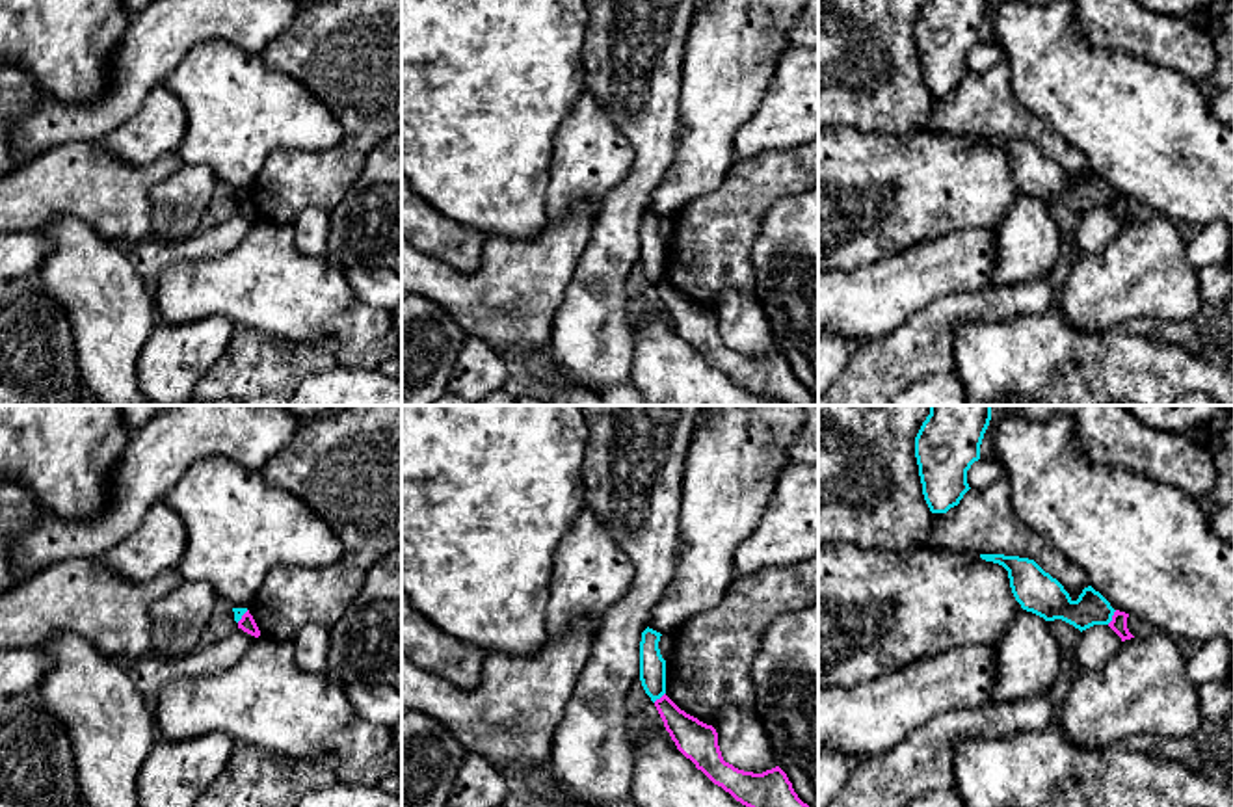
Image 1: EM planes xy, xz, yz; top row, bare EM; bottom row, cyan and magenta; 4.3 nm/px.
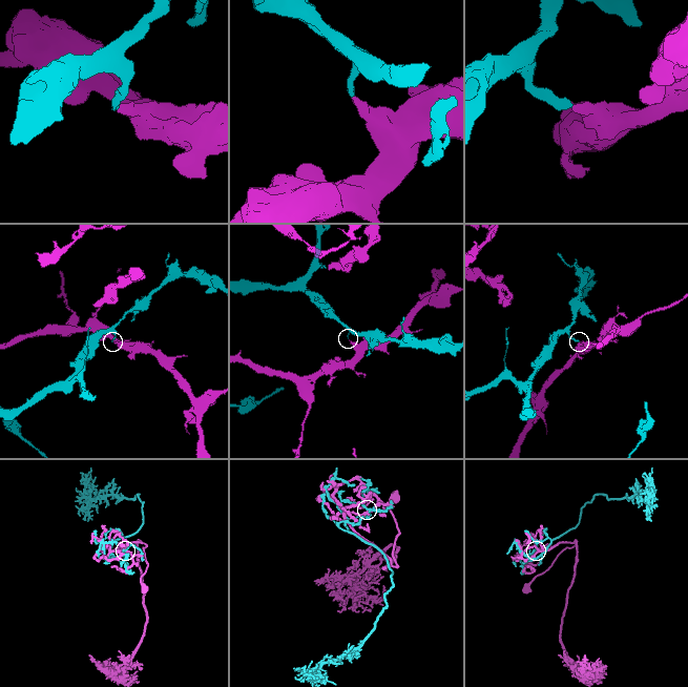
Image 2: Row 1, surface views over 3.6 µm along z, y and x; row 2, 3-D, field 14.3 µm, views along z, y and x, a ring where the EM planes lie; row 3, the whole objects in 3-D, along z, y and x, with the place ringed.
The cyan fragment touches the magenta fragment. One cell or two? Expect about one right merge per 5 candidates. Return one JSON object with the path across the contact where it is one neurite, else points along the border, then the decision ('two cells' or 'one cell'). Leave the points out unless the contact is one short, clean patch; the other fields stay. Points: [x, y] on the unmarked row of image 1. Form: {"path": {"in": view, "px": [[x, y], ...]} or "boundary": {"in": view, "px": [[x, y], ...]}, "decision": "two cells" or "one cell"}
{"boundary": {"in": "yz", "px": [[1116, 194], [1107, 207]]}, "decision": "two cells"}

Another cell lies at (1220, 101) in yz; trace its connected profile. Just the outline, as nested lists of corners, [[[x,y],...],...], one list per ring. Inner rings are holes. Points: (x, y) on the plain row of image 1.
[[[1233,86],[1216,89],[1214,93],[1207,95],[1207,99],[1214,117],[1224,125],[1233,126]]]

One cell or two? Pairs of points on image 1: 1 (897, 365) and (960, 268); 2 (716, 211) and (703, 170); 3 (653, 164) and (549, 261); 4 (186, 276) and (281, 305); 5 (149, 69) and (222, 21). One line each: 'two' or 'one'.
1: two
2: two
3: two
4: one
5: one

